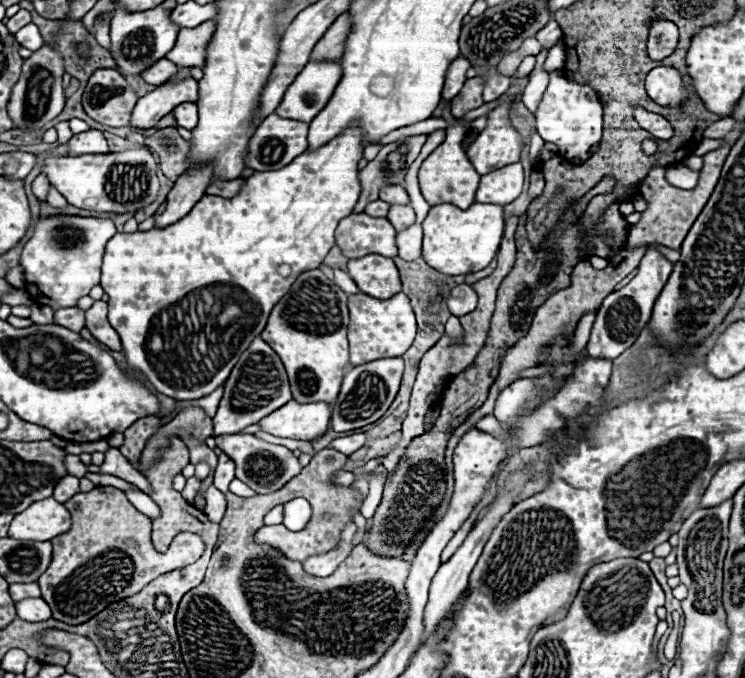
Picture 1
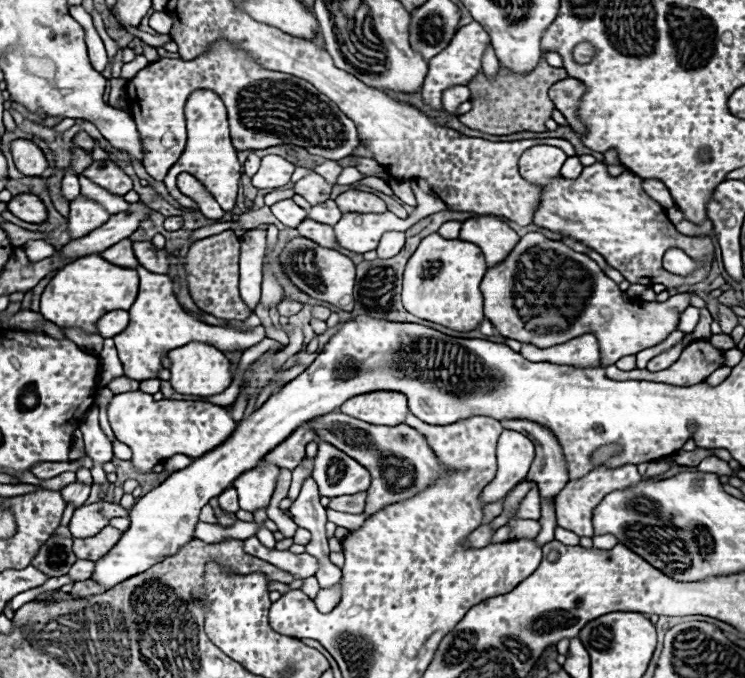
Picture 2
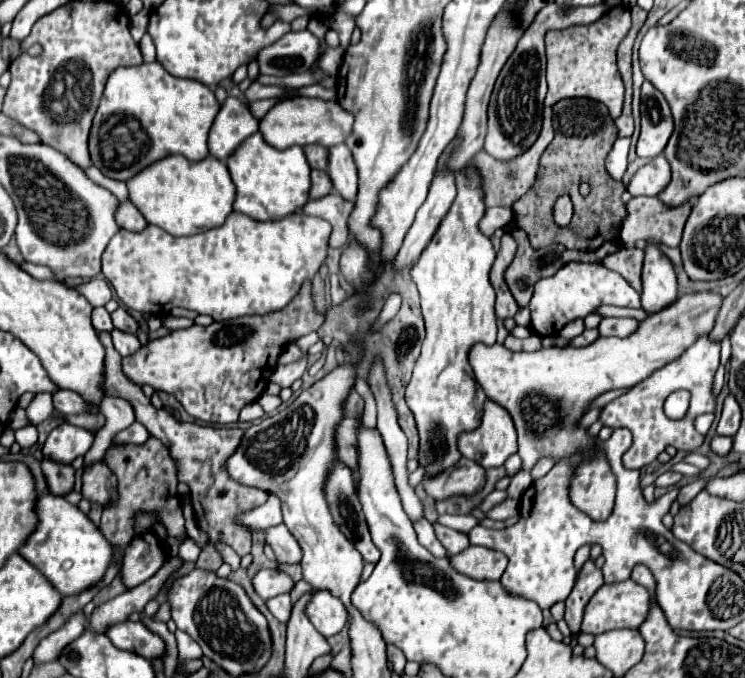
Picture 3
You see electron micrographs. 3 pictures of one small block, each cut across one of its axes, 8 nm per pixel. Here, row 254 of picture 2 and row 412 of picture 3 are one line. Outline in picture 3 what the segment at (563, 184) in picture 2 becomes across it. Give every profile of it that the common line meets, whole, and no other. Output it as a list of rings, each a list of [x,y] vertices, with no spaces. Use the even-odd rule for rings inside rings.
[[[708,334],[698,336],[698,340],[688,350],[684,350],[684,354],[680,358],[654,370],[646,380],[642,380],[640,384],[630,388],[624,396],[620,396],[604,406],[600,420],[612,428],[628,428],[634,436],[634,444],[624,454],[626,468],[640,470],[640,468],[652,464],[658,458],[658,454],[662,450],[666,450],[666,446],[674,446],[676,450],[684,450],[684,452],[694,452],[702,446],[704,436],[694,430],[692,418],[696,418],[698,414],[714,412],[716,400],[712,394],[712,384],[714,384],[714,374],[716,374],[718,366],[720,366],[720,344],[710,340]],[[678,388],[686,388],[690,392],[690,410],[688,410],[686,418],[680,422],[668,420],[662,410],[664,400]]]

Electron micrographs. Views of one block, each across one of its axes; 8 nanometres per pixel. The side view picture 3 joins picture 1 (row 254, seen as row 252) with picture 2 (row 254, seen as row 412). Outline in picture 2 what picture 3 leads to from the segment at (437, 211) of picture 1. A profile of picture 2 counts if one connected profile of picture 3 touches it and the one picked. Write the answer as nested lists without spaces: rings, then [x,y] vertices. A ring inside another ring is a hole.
[[[430,234],[420,242],[418,248],[430,248],[420,252],[420,256],[410,256],[404,270],[404,286],[402,286],[402,302],[404,308],[424,320],[442,324],[456,332],[472,332],[484,320],[482,312],[482,294],[480,282],[486,274],[486,262],[478,246],[462,240],[444,240],[438,234]],[[440,262],[438,274],[432,278],[422,278],[426,264]]]

